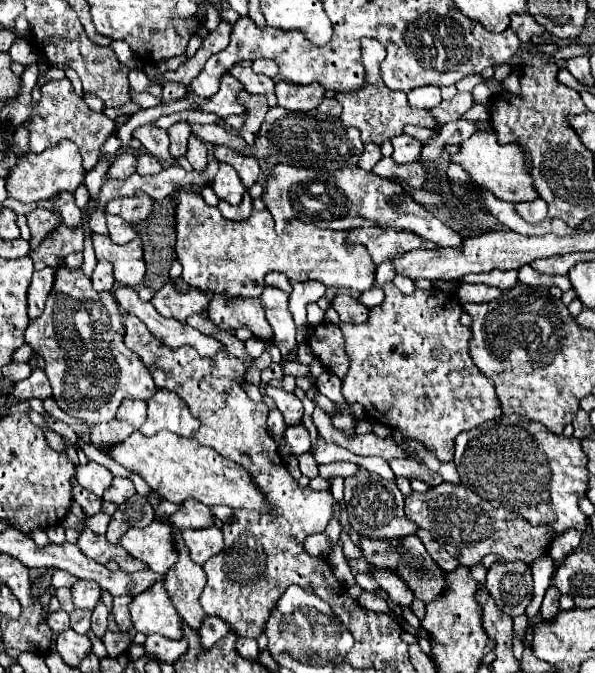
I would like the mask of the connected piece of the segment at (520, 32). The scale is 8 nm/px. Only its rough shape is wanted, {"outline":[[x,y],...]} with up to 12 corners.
{"outline":[[514,13],[510,29],[522,45],[530,45],[534,35],[542,35],[528,13]]}

